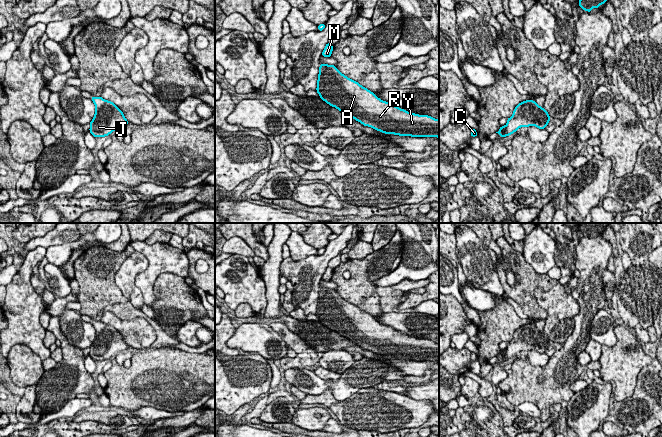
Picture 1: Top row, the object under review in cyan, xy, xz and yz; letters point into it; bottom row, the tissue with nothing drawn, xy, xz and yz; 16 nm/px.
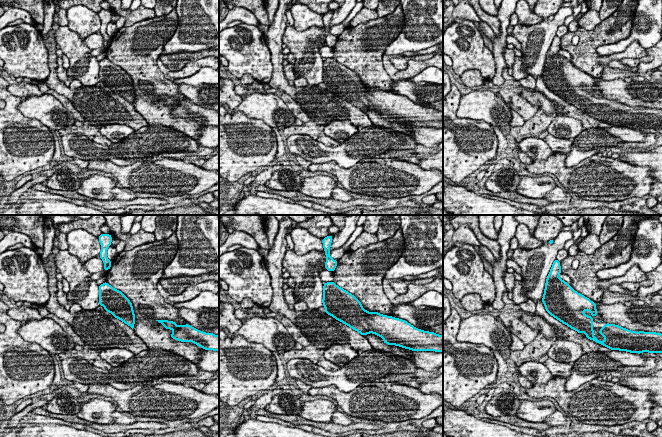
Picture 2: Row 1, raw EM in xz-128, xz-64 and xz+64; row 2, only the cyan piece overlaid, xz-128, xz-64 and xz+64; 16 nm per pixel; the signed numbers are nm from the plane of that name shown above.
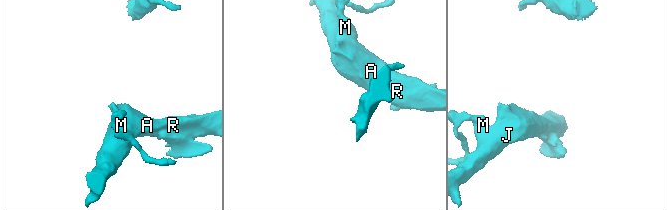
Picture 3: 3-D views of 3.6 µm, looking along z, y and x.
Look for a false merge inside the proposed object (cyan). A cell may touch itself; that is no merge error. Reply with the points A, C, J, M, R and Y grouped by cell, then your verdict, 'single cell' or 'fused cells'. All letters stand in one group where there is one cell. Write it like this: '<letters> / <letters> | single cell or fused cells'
A C J M R Y | single cell

